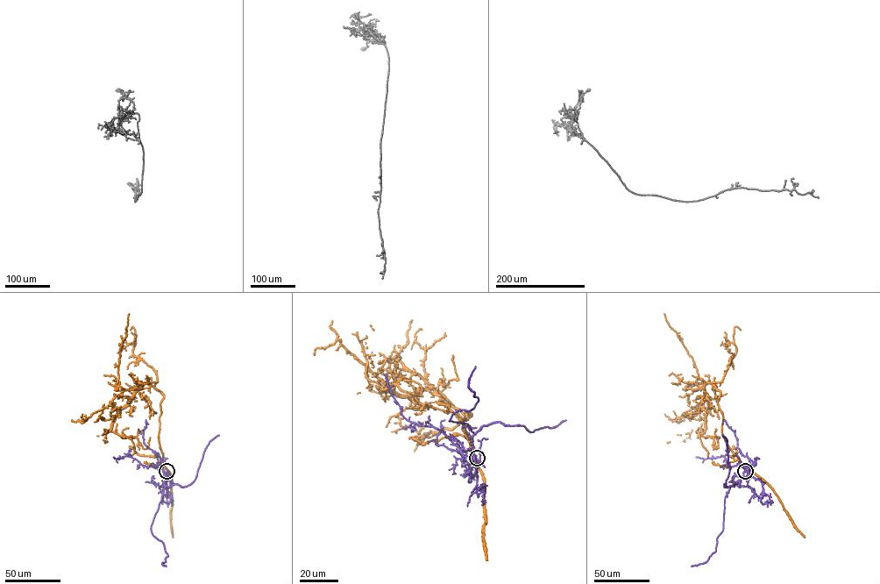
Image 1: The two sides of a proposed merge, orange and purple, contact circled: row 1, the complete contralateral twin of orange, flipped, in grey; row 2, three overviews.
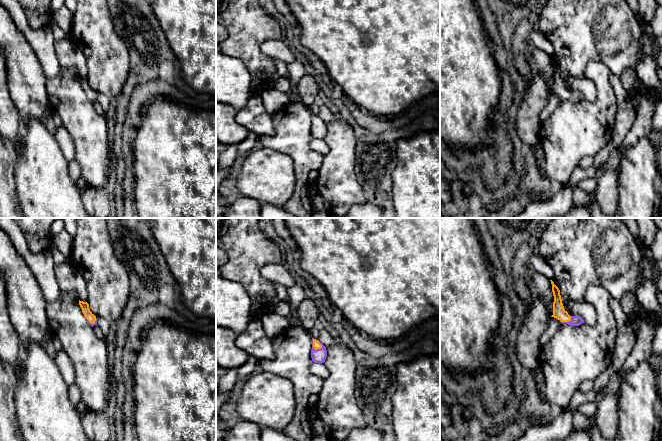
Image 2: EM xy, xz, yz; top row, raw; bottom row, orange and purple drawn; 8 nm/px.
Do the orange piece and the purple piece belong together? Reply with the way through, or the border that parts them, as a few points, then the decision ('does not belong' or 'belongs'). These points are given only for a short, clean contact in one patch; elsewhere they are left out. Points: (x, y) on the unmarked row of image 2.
along xz (313, 114), (313, 123), (320, 125) | does not belong

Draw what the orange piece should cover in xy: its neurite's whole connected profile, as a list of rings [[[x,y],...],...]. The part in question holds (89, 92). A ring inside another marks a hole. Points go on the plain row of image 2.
[[[79,76],[79,81],[82,85],[82,88],[85,94],[91,99],[94,100],[96,97],[96,92],[90,87],[89,80]]]

